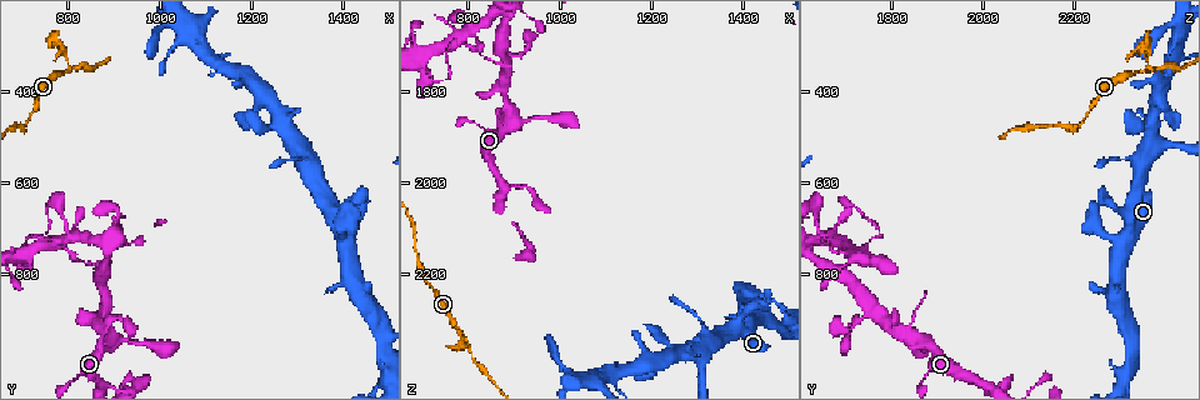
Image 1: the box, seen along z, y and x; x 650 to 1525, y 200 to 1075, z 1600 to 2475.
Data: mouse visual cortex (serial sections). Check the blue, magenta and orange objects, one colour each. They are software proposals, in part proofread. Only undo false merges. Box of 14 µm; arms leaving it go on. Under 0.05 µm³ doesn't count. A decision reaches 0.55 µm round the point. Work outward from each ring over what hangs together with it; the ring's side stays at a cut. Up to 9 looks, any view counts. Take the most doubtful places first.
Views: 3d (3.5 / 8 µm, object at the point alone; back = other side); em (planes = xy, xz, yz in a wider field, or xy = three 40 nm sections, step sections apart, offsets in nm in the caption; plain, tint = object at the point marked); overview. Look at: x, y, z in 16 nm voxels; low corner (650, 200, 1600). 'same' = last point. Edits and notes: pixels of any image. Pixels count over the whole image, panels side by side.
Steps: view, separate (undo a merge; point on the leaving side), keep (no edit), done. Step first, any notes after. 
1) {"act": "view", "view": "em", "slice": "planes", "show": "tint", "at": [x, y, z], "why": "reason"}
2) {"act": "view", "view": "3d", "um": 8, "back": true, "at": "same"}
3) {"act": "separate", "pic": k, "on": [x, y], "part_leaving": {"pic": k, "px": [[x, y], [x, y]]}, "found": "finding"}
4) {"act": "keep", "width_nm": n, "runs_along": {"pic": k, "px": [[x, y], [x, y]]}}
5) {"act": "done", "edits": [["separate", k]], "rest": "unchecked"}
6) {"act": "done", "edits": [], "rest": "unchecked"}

{"act": "view", "view": "3d", "um": 8, "at": [805, 355, 2360], "why": "narrows sharply"}

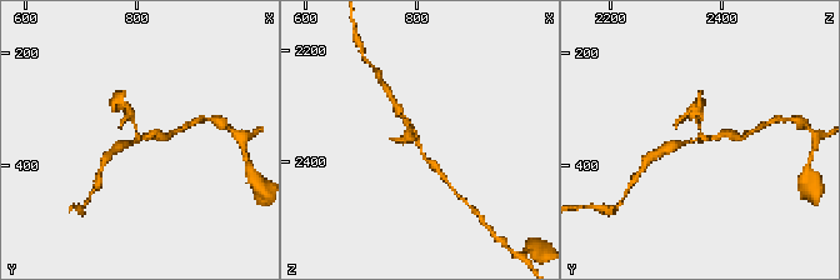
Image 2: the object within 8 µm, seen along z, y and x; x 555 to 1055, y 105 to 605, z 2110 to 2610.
{"act": "view", "view": "3d", "um": 3.5, "at": [810, 350, 2360]}

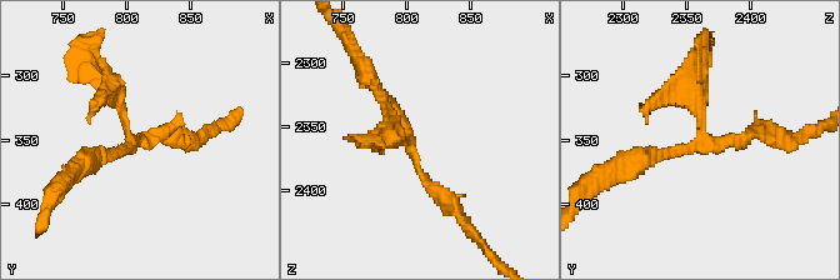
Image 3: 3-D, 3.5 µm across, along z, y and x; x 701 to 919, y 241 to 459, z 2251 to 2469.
{"act": "separate", "pic": 3, "on": [693, 95], "arm_widths_nm": [150, 150, 150], "part_leaving": {"pic": 3, "px": [[701, 134], [704, 34]]}, "found": "a second cell is stuck on"}

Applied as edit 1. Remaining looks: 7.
{"act": "view", "view": "3d", "um": 3.5, "at": [920, 905, 1720], "why": "thin arm on a thick one"}

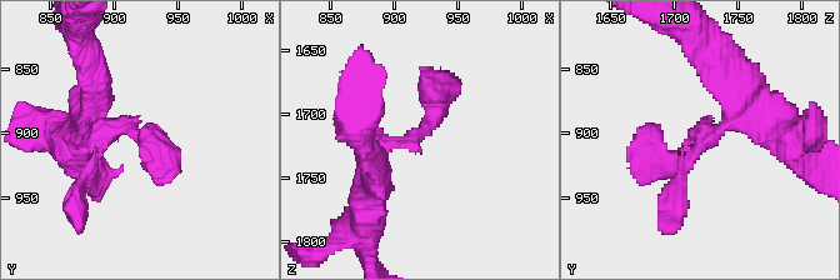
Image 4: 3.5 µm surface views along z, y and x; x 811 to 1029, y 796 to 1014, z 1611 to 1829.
{"act": "view", "view": "em", "slice": "xy", "step": 2, "show": "plain", "at": [920, 906, 1718], "arms": 3, "arm_widths_nm": [150, 150, 350]}

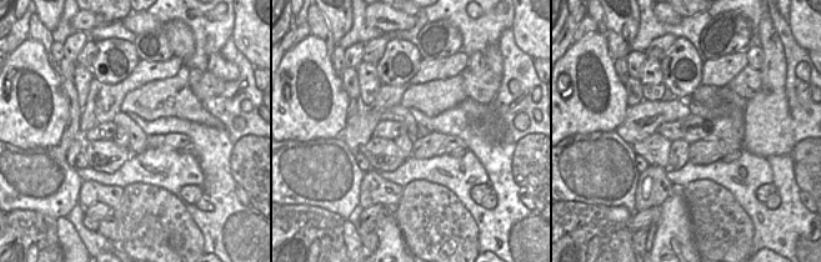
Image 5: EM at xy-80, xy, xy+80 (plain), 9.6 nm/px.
{"act": "view", "view": "em", "slice": "xy", "step": 2, "show": "tint", "at": "same", "why": "with the object marked"}

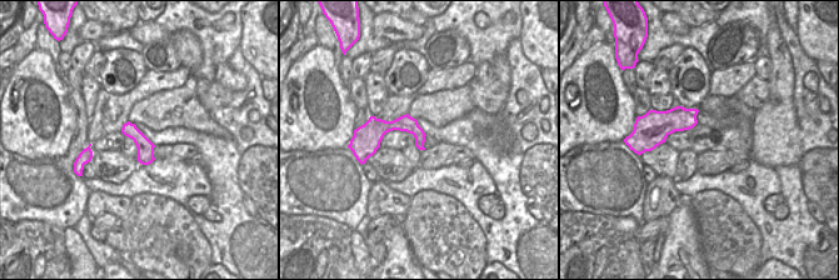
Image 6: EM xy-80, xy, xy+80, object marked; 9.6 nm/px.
{"act": "keep", "runs_along": {"pic": 4, "px": [[364, 170], [433, 119], [425, 70]]}, "found": "all the same cell"}

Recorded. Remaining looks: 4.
{"act": "view", "view": "3d", "um": 3.5, "back": true, "at": [750, 710, 1775]}

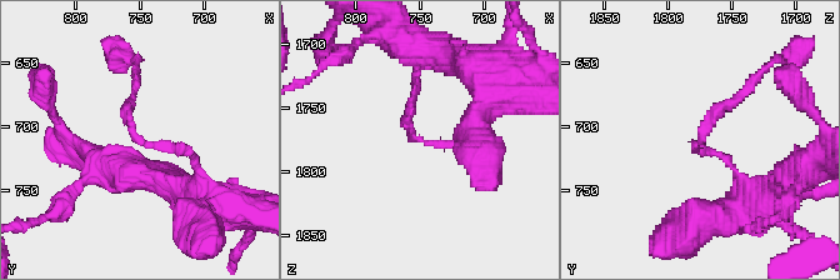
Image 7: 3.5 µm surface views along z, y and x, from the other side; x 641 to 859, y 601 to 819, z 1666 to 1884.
{"act": "keep", "found": "all the same cell"}

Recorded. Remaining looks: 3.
{"act": "view", "view": "3d", "um": 3.5, "at": [1320, 545, 2330], "why": "sudden change in width"}

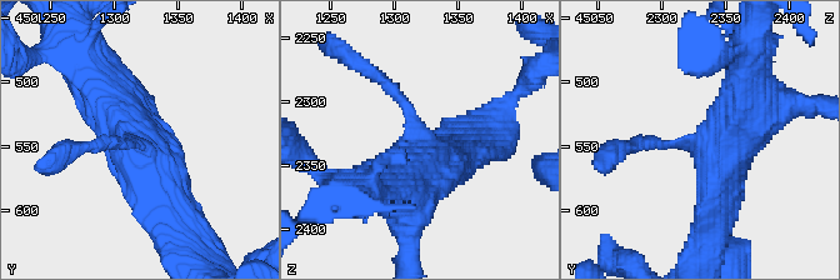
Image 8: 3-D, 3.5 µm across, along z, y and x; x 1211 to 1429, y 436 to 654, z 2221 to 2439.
{"act": "view", "view": "em", "slice": "xy", "step": 1, "show": "tint", "at": [1314, 544, 2328]}

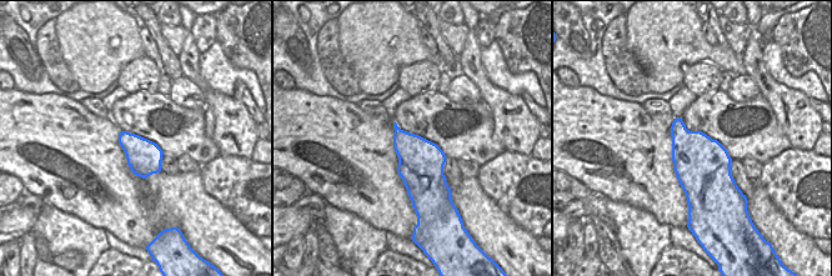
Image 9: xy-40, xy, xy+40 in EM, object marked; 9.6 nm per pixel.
{"act": "keep", "runs_along": {"pic": 8, "px": [[155, 176], [75, 41]]}, "found": "one cell here"}

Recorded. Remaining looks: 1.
{"act": "done", "edits": [["separate", 3]], "rest": "unchecked"}

